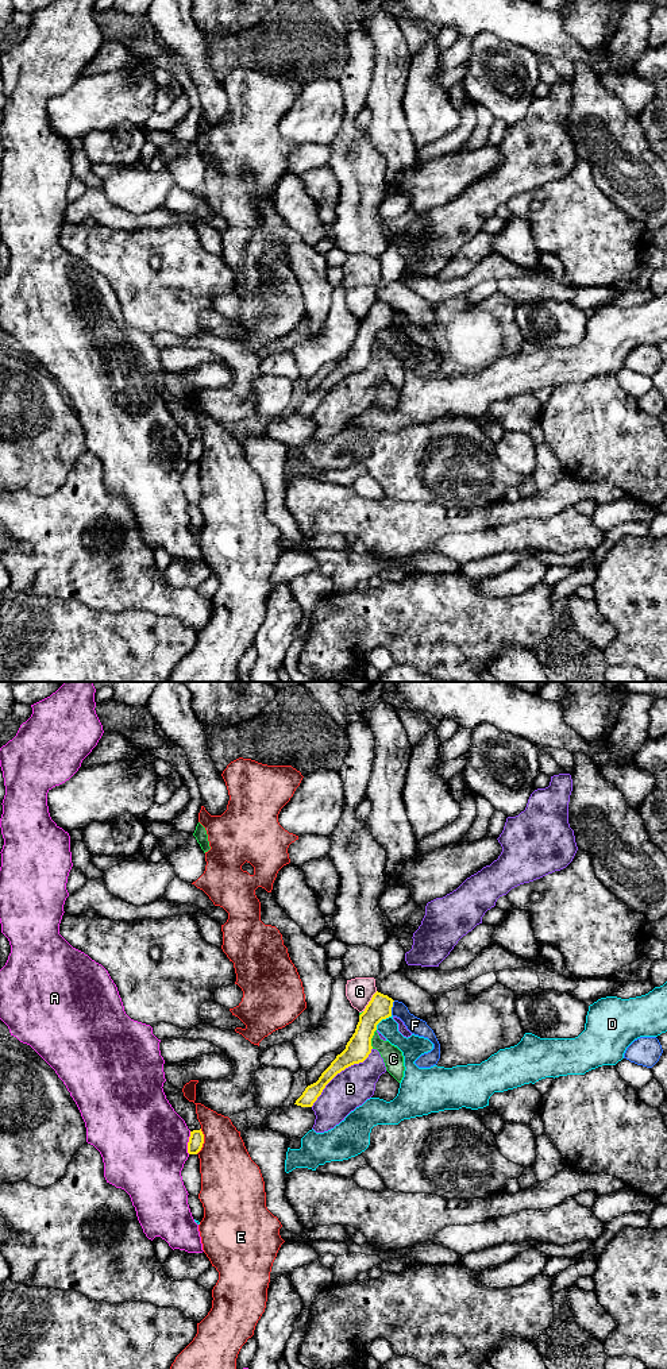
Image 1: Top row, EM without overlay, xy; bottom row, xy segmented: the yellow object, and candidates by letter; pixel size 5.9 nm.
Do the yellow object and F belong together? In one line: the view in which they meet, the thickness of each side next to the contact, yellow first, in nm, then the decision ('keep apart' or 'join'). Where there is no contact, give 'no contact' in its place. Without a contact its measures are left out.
xy | 140/100 nm | keep apart

